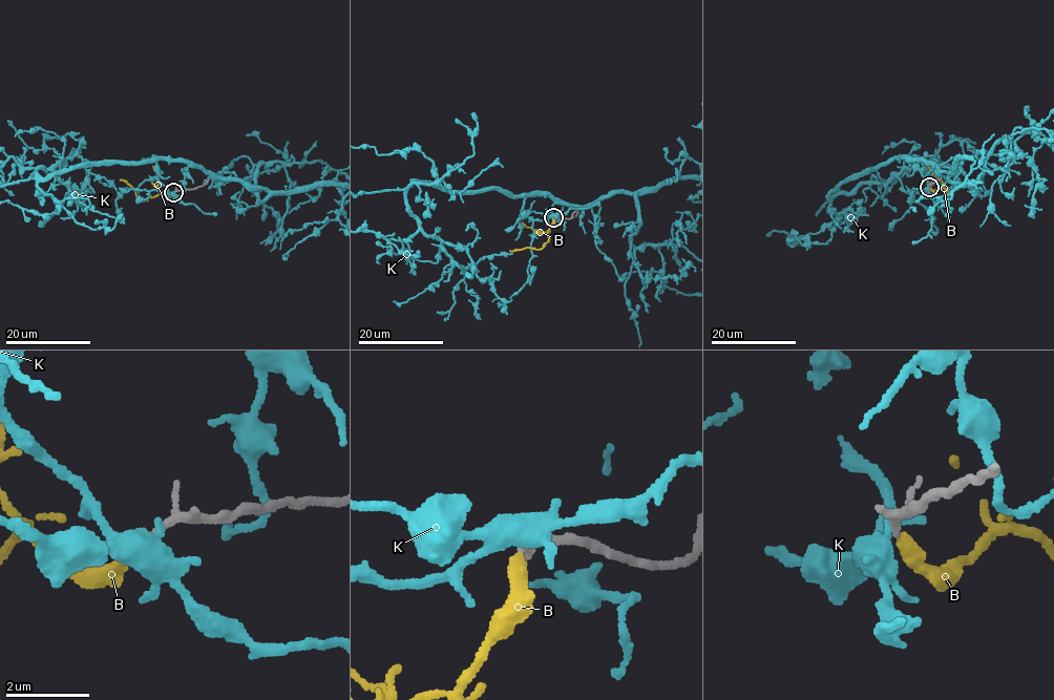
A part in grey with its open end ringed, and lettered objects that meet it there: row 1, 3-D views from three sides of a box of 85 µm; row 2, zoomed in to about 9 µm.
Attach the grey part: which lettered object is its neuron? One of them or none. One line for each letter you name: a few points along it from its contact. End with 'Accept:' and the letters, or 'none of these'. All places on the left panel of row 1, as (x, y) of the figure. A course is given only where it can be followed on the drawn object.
B: course (173, 193), (165, 195), (159, 192), (153, 196), (139, 198), (130, 186), (120, 179)
Accept: B

